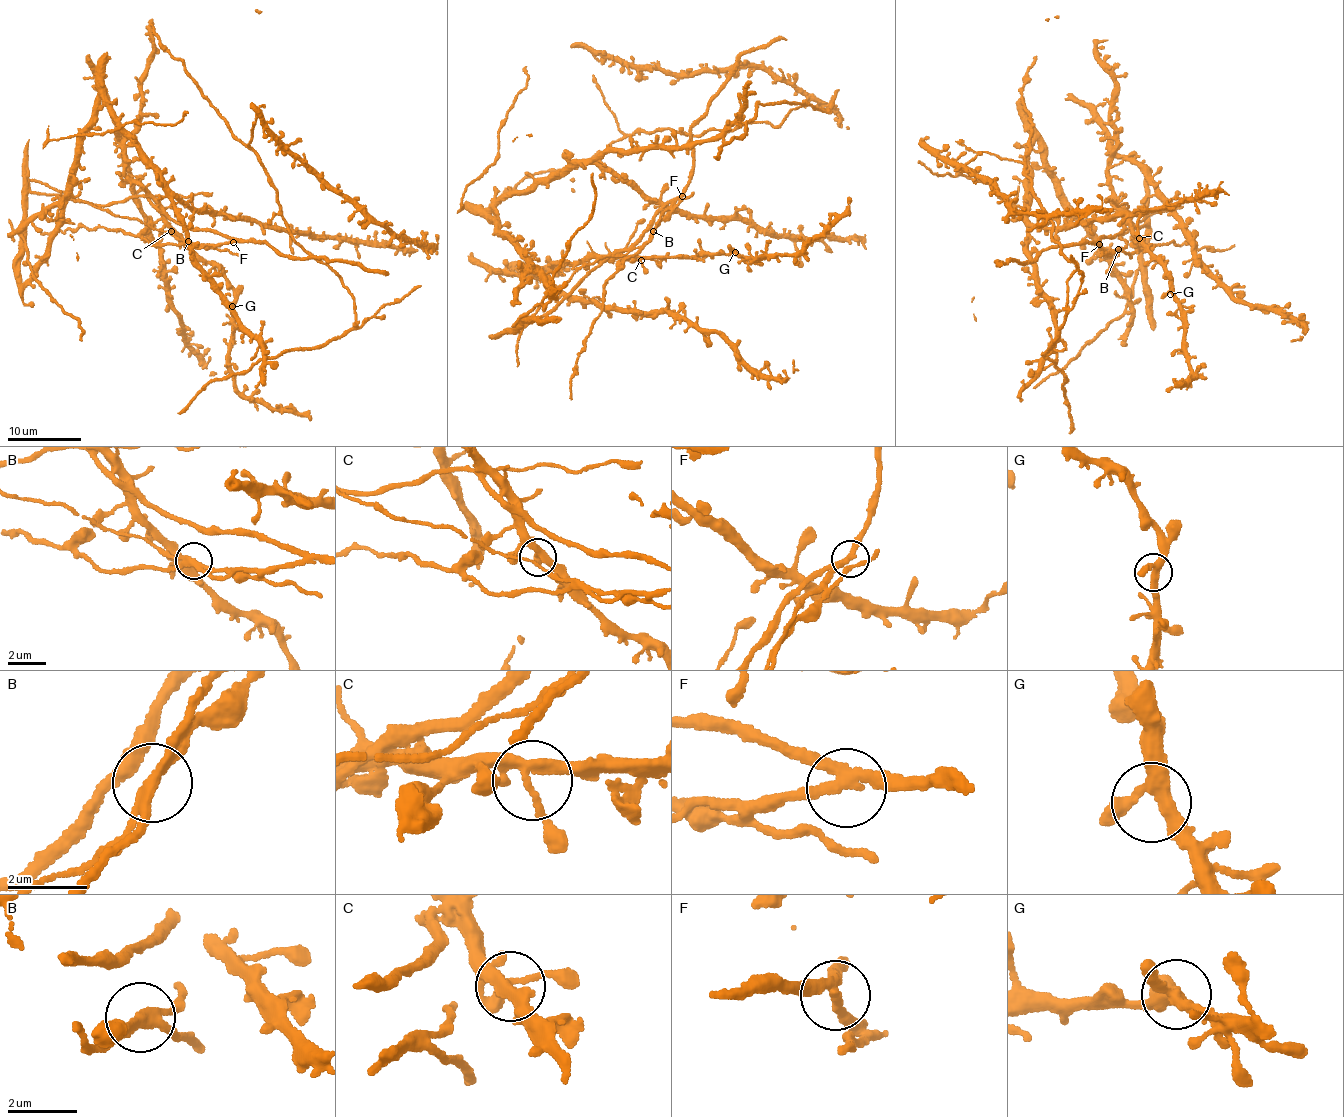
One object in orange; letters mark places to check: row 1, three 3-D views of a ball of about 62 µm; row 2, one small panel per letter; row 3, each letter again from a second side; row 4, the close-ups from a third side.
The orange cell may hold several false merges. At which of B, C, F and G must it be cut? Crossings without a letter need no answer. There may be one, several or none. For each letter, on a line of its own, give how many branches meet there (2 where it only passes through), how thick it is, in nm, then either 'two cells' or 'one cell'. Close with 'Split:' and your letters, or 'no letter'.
B: branches 4; calibre 240 nm; two cells
C: branches 4; calibre 260 nm; one cell
F: branches 3; calibre 260 nm; two cells
G: branches 3; calibre 320 nm; one cell
Split: B, F

